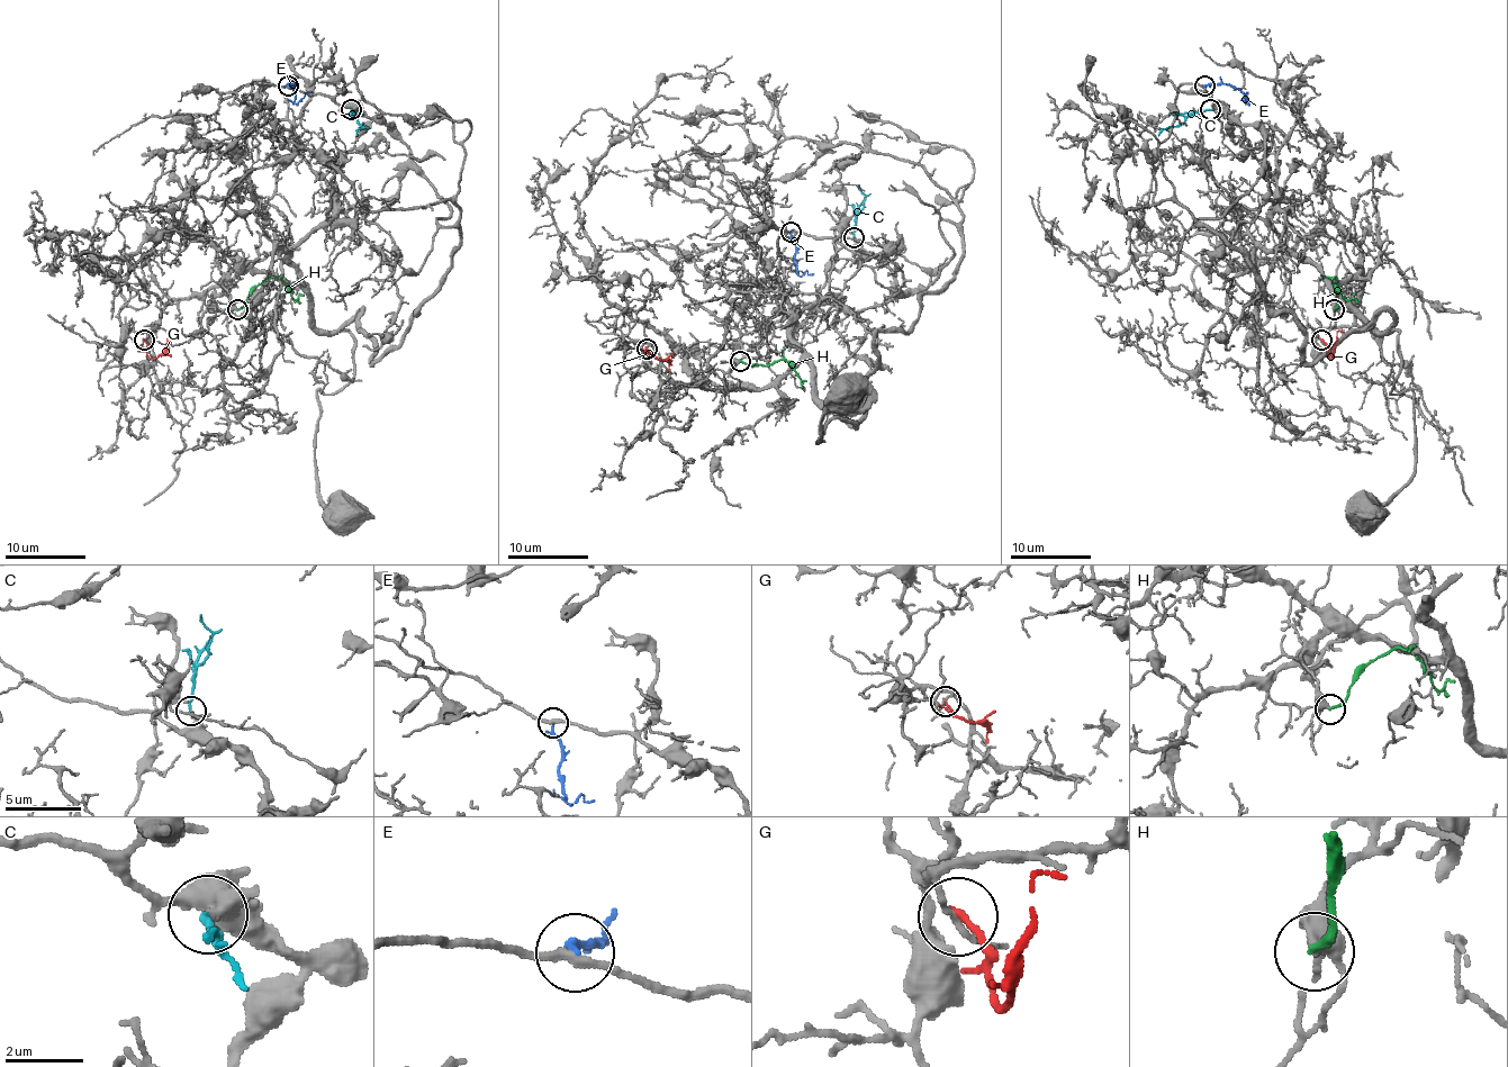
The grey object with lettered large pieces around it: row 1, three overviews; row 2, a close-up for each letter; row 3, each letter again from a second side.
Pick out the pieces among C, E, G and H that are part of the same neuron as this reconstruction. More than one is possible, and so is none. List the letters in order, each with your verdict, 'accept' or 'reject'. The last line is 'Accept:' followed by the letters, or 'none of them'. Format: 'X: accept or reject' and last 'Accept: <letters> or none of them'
C: accept
E: reject
G: reject
H: reject
Accept: C

